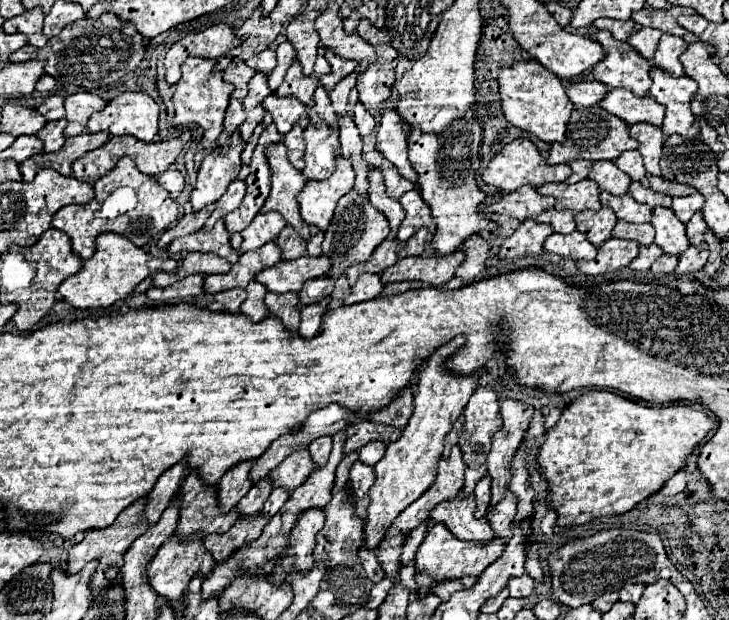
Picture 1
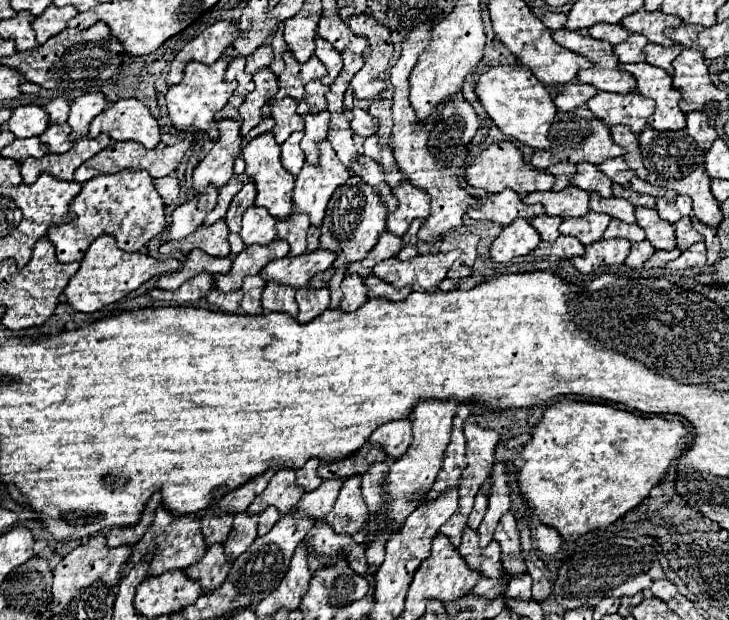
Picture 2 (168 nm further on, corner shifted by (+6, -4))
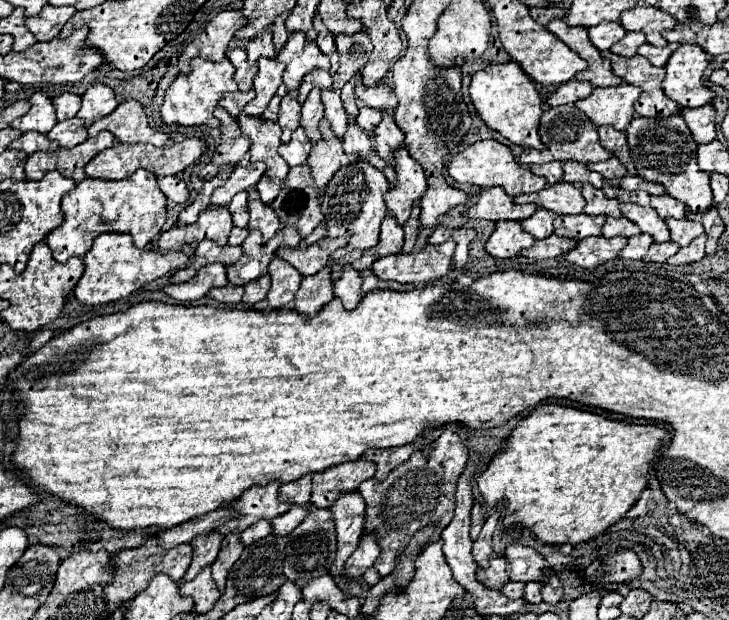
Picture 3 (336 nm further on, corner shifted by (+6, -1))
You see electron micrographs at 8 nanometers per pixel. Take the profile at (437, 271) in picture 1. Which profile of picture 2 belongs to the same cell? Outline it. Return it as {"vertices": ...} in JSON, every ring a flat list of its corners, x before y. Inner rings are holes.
{"vertices":[[460,249,436,255,416,255,410,261,400,261,398,257,386,259,374,267,374,275,382,281,400,287,414,287,420,291,434,291,442,279,446,279,446,271,460,257]]}

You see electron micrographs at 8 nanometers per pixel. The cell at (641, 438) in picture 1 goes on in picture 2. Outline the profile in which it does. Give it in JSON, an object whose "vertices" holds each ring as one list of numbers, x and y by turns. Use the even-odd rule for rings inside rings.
{"vertices":[[562,399,554,405,548,407,548,411,544,413,544,417,540,419,540,423,536,425,534,433,532,433,532,441,524,445,522,449,522,459,524,459,524,465,520,469,520,493,532,501,532,509,534,513,538,515,538,519,544,523,544,525,550,525,554,527,564,541,576,541,580,535,588,533,588,531,594,531,594,529,606,529,610,523,614,523,616,519,620,519,626,511,634,509,648,493,652,487,656,487,670,463,674,459,678,459,680,455,686,453,688,445,692,443,694,435,690,431,690,427,686,427,686,423,678,421,678,419,664,419,664,417,658,417,658,415,652,415,652,417,644,417,644,415,636,415,636,413,630,413,630,411,622,411,622,409,616,409,612,405,606,405,606,403,584,403,584,401,574,401,574,399]]}

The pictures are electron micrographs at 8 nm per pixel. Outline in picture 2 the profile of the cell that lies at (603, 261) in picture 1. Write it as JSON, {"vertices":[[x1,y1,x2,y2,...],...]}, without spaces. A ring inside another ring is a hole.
{"vertices":[[600,239,586,247,584,257,574,257,572,263,580,273,592,273,604,265,622,265,630,253,628,239]]}

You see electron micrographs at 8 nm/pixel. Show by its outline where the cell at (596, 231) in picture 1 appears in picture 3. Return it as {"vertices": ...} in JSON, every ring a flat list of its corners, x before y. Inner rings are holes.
{"vertices":[[576,214,576,216,558,216,554,220,554,234,564,238,582,240,588,236,600,236,602,224,606,216,588,216,588,214]]}

